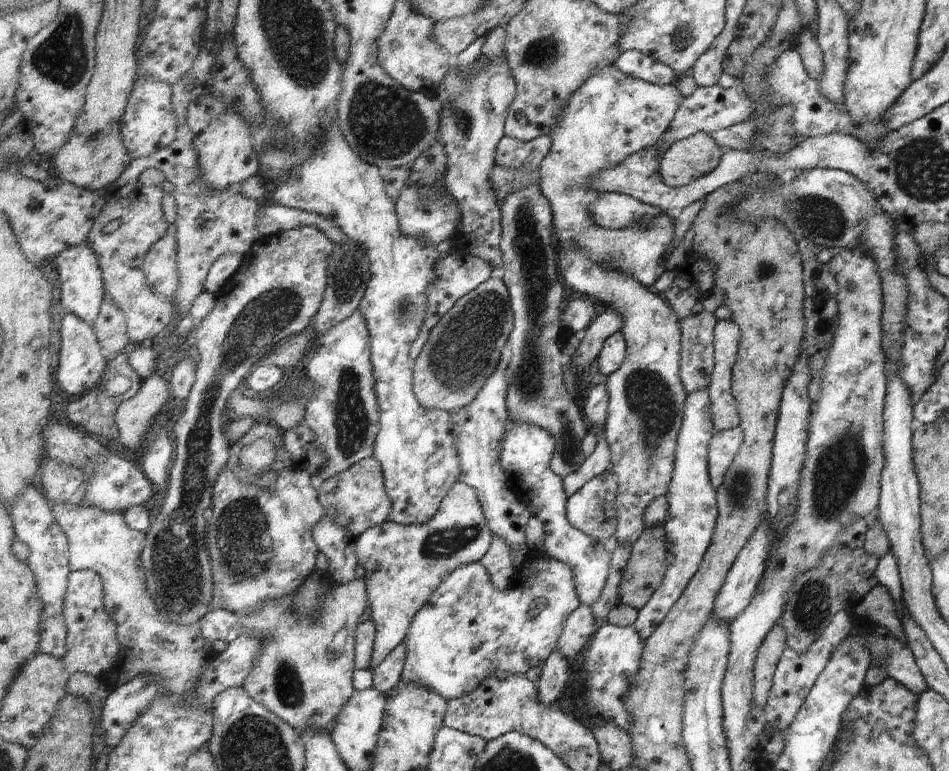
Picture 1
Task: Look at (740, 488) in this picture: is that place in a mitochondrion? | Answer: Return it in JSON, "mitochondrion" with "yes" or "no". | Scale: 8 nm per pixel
{"mitochondrion":"yes"}

